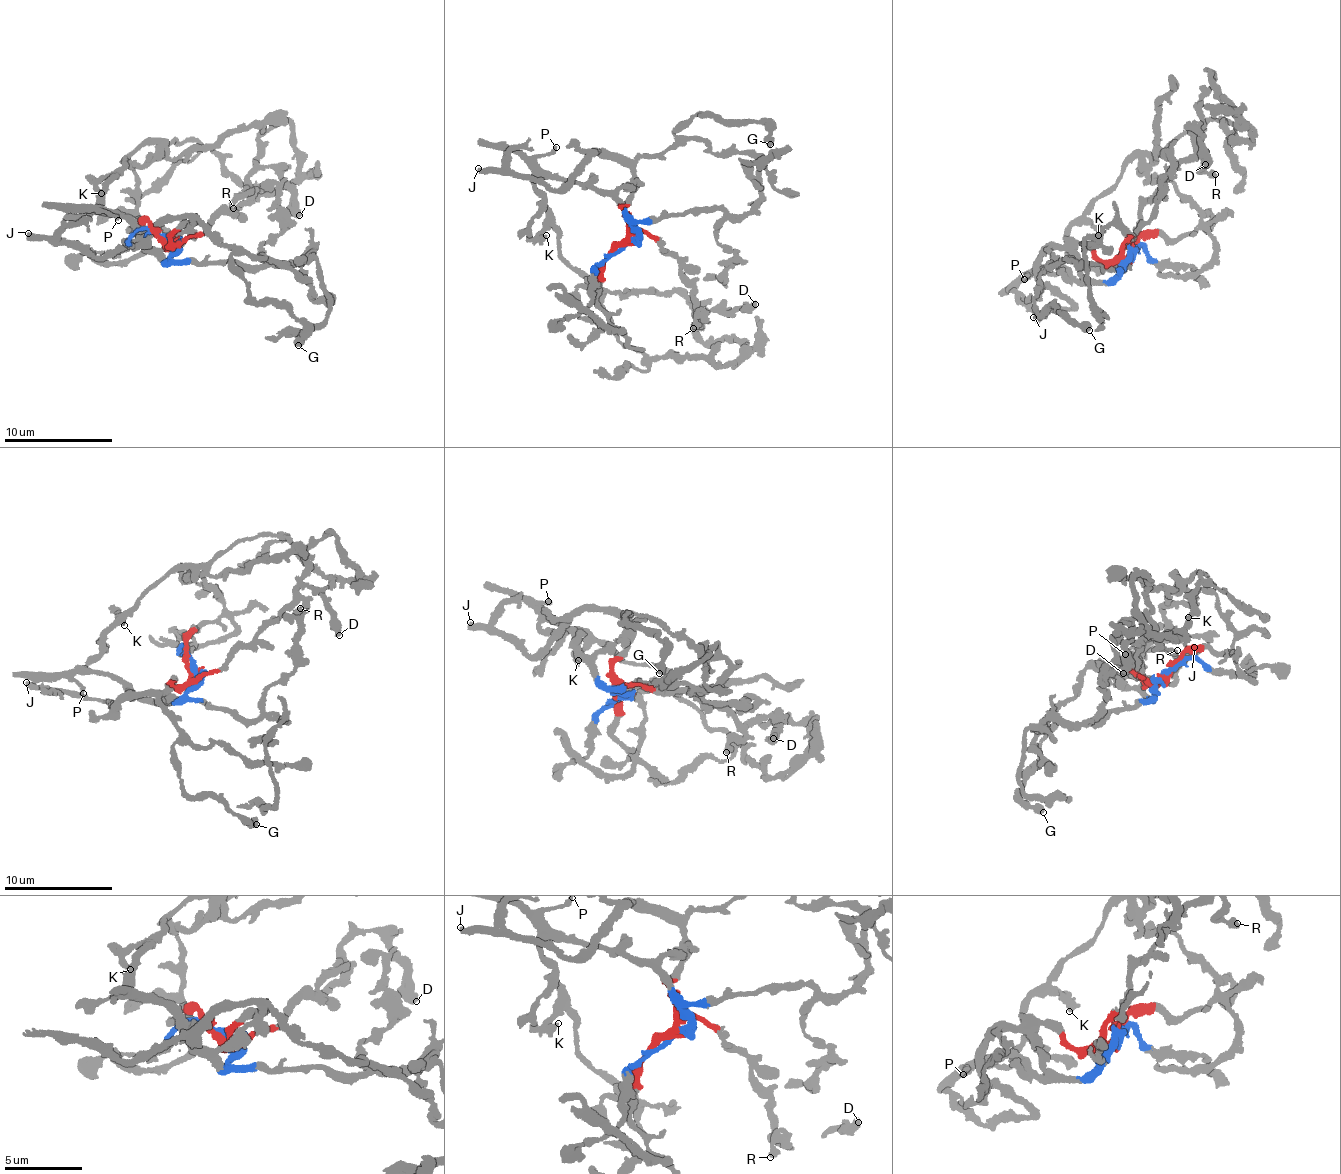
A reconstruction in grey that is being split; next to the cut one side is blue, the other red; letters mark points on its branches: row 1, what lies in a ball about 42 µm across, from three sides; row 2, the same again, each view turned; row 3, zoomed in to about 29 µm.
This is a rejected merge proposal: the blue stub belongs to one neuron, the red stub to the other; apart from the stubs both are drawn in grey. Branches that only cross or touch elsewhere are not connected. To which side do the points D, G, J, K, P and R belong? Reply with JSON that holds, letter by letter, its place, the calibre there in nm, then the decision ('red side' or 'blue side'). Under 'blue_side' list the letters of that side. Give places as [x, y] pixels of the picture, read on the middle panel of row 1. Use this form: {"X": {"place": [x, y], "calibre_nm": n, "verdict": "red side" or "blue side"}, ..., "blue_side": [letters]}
{"D": {"place": [755, 304], "calibre_nm": 600, "verdict": "red side"}, "G": {"place": [770, 144], "calibre_nm": 550, "verdict": "red side"}, "J": {"place": [478, 168], "calibre_nm": 440, "verdict": "red side"}, "K": {"place": [546, 235], "calibre_nm": 360, "verdict": "blue side"}, "P": {"place": [556, 147], "calibre_nm": 200, "verdict": "blue side"}, "R": {"place": [693, 328], "calibre_nm": 400, "verdict": "red side"}, "blue_side": ["K", "P"]}

